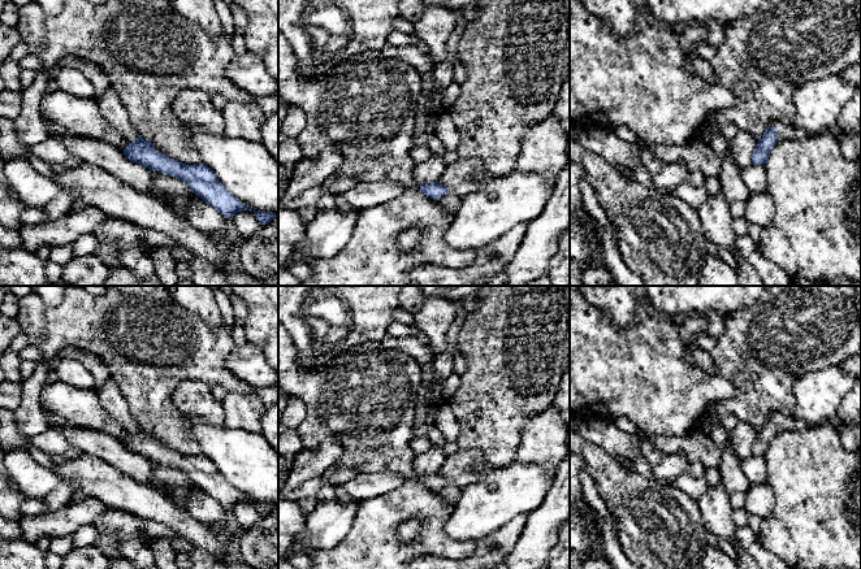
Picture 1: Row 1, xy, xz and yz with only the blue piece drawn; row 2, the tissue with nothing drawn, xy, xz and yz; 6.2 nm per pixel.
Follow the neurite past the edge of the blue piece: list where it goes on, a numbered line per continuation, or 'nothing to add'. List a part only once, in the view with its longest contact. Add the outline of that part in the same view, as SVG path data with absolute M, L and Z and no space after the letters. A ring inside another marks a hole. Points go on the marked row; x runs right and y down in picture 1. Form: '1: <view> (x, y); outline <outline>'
1: yz (784, 130); outline M779 123L779 125L774 125L774 127L778 131L778 139L804 140L810 136L802 129L795 127L792 123Z

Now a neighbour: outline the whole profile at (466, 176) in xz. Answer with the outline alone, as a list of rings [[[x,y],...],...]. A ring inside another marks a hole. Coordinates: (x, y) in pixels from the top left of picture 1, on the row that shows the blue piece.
[[[459,157],[450,165],[437,181],[445,186],[451,194],[467,196],[483,190],[493,175],[486,170],[484,162],[476,157]]]

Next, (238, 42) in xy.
[[[235,32],[230,38],[230,43],[232,43],[232,47],[233,47],[234,52],[235,52],[235,56],[239,56],[239,55],[242,55],[242,53],[245,53],[247,51],[246,39],[245,39],[243,34]]]

